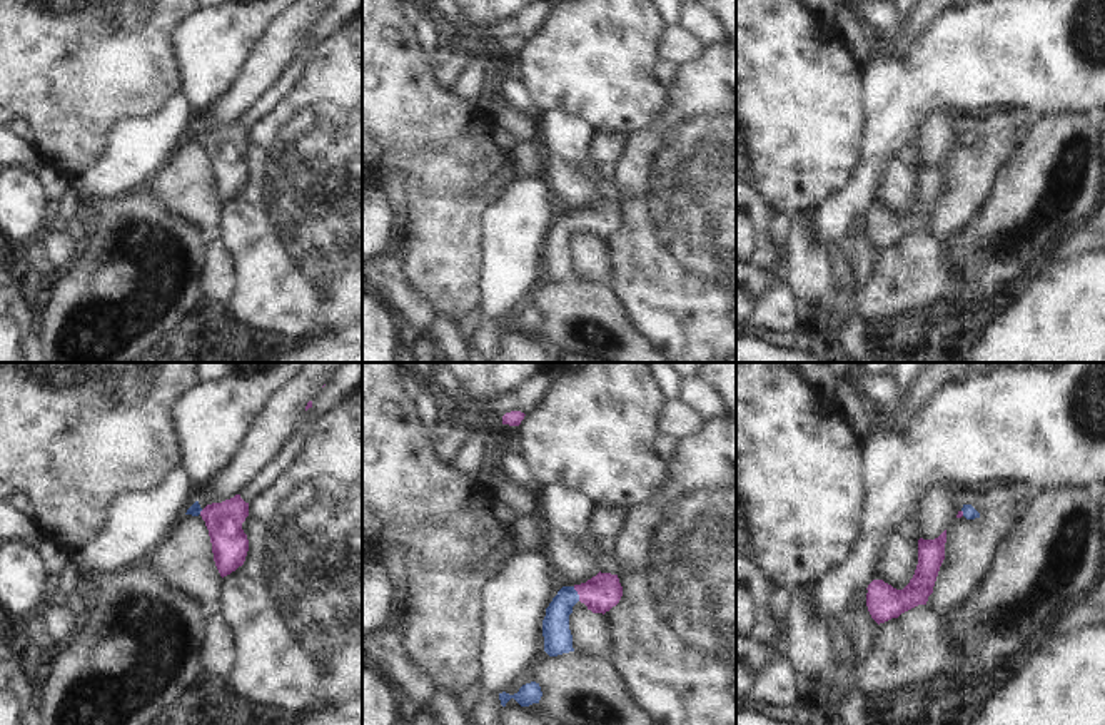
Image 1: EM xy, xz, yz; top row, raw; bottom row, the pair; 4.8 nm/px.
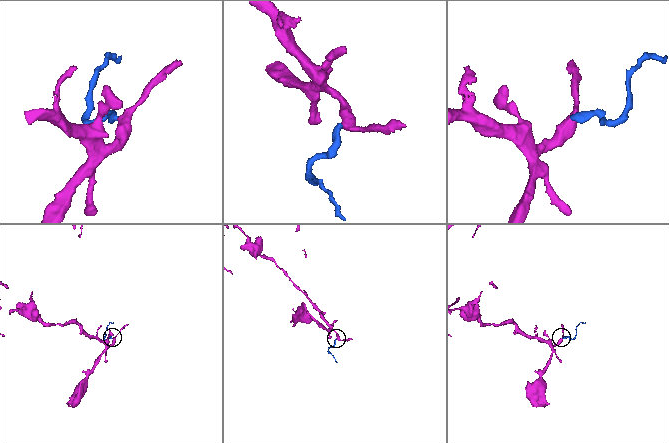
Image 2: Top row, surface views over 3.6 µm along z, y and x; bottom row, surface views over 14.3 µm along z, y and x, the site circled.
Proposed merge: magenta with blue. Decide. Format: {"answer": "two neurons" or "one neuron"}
{"answer": "one neuron"}

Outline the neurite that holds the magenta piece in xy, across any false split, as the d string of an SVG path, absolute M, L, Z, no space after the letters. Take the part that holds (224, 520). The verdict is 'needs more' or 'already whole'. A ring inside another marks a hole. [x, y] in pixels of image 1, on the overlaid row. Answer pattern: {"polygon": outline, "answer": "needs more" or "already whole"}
{"polygon": "M240 494L222 503L207 504L204 510L195 501L185 515L202 516L209 530L215 566L220 576L227 576L244 565L249 540L242 523L249 516L249 503Z", "answer": "needs more"}

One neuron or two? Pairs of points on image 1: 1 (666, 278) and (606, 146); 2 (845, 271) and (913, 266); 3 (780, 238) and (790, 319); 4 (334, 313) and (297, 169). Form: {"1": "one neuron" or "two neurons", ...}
{"1": "two neurons", "2": "two neurons", "3": "one neuron", "4": "one neuron"}

